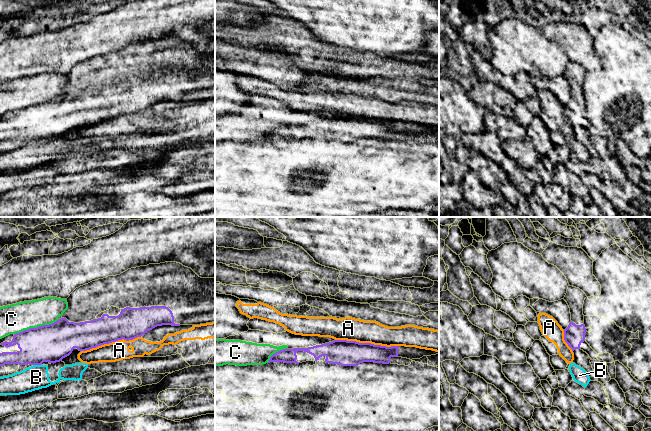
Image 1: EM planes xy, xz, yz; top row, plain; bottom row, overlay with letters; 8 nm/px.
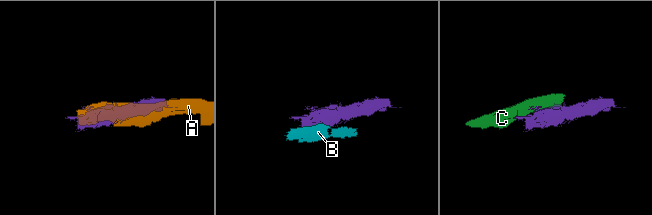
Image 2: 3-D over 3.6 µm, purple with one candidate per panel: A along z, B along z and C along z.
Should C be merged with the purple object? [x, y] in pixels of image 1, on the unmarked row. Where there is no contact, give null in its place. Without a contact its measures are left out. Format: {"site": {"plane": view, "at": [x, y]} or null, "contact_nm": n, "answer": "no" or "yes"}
{"site": {"plane": "xy", "at": [37, 103]}, "contact_nm": 380, "answer": "no"}

